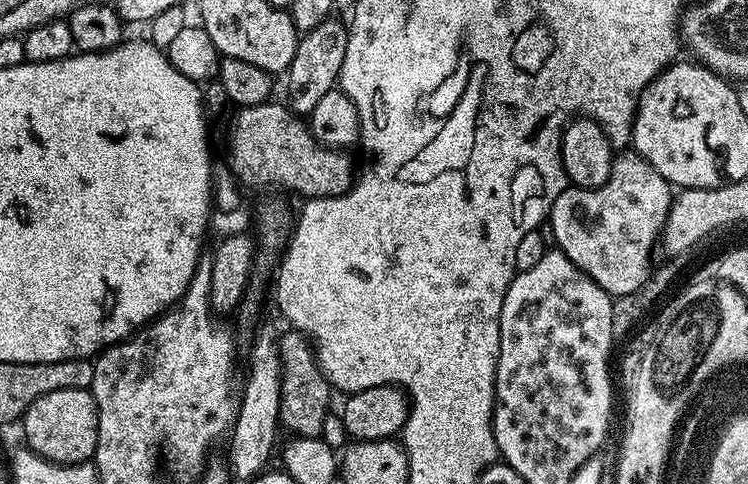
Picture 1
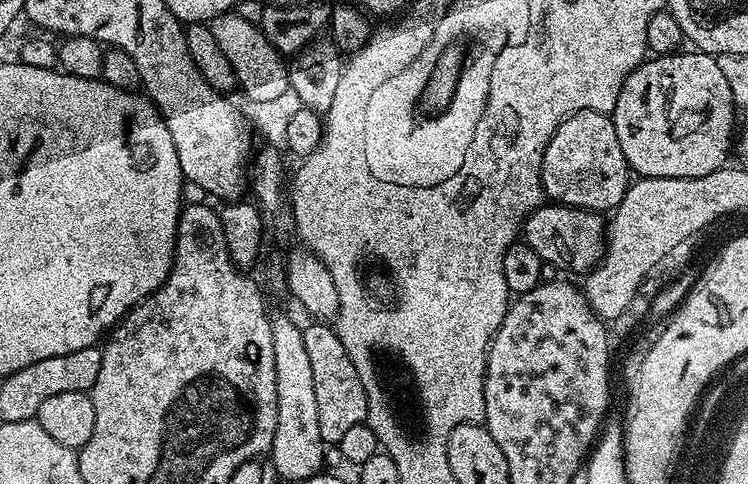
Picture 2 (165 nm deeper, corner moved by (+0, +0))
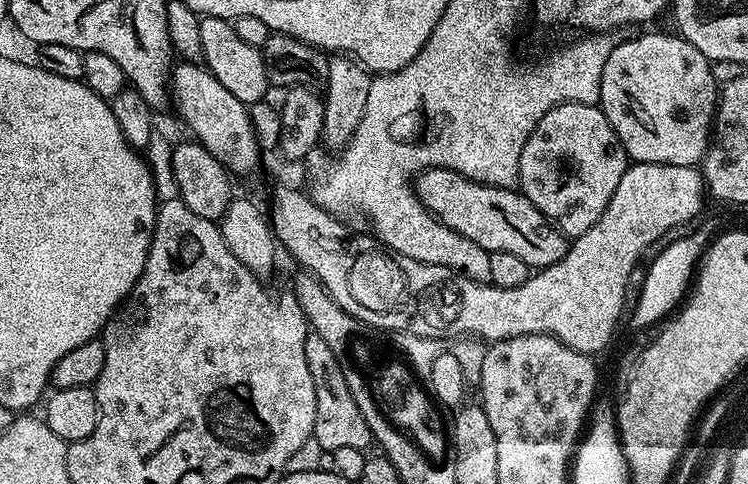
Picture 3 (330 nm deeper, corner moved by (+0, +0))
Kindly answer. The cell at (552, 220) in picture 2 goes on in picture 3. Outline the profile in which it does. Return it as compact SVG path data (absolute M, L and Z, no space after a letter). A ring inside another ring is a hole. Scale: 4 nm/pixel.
M425 168L415 177L414 191L416 199L422 202L425 213L435 216L440 223L445 224L449 232L462 234L464 240L477 244L483 252L503 250L522 258L529 269L543 270L558 263L569 250L569 237L550 224L538 210L538 206L534 206L534 202L530 202L519 190L508 186L479 184L471 176L458 174L455 168Z

